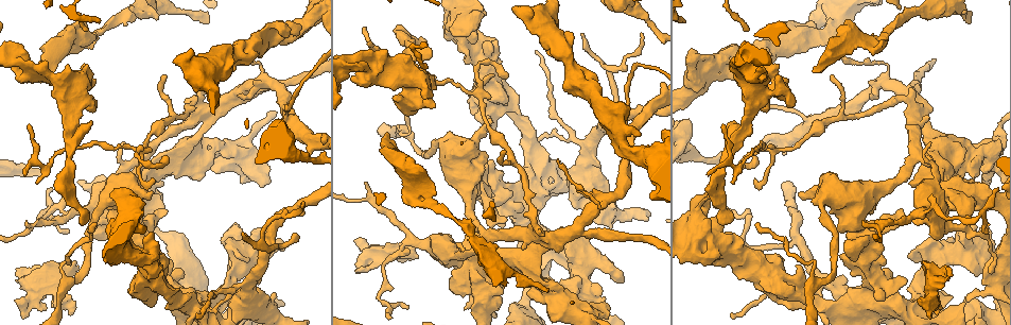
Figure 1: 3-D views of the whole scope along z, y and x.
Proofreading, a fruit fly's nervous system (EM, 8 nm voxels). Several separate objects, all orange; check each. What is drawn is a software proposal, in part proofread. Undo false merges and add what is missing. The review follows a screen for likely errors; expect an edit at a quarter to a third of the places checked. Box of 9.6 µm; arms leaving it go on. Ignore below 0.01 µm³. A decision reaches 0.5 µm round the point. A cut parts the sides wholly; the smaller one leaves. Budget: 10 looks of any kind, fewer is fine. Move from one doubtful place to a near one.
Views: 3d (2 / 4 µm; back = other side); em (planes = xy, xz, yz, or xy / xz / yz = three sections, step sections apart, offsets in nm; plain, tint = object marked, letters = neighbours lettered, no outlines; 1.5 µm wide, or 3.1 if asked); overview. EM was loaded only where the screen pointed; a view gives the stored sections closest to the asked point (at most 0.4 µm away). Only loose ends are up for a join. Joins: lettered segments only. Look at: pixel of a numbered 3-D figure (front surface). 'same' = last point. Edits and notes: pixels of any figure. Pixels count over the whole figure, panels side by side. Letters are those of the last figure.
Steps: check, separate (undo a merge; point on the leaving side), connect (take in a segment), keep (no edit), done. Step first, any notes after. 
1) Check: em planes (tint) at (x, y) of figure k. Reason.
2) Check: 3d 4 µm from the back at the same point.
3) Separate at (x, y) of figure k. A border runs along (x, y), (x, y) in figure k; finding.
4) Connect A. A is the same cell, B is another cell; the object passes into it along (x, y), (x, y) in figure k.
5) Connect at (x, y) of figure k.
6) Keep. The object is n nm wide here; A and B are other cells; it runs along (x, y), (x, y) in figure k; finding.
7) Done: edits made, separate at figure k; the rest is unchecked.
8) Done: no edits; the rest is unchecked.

Check: em planes (letters) at (405, 202) of figure 1. Branch stops here.

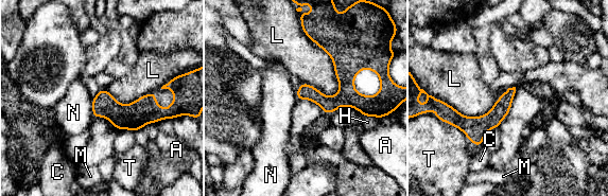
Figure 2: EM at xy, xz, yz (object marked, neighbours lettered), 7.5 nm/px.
Keep. A, C, H, L, M, N and T are other cells; a border runs along (299, 23), (332, 61), (332, 96) in figure 2; none of them fits.

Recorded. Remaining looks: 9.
Check: em xz step 4 (tint) at (473, 239) of figure 1. Thick turns thin.

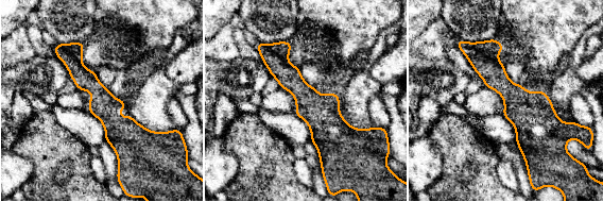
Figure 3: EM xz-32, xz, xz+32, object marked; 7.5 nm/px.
Check: em planes (letters) at the same point. Cut it another way.

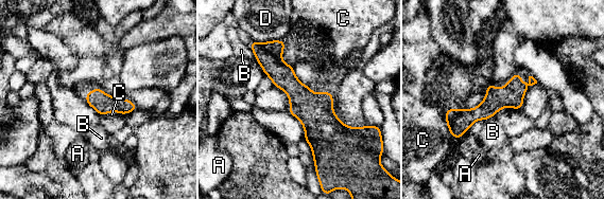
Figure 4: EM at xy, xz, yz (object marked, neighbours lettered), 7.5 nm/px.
Keep. The object is 160 nm wide here; A, B, C and D are other cells; it runs along (266, 44), (320, 121), (322, 158) in figure 4; one neuron here.

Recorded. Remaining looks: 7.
Check: 3d 4 µm at (521, 280) of figure 1. Thick turns thin.

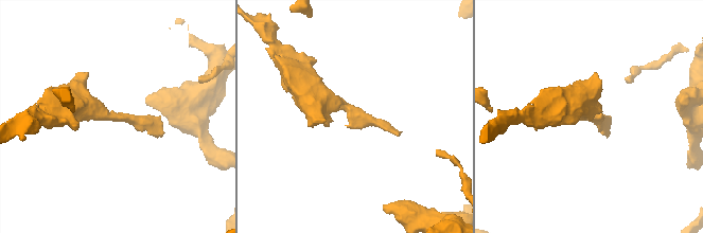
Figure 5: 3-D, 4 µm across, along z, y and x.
Check: em xz step 8 (letters) at (354, 115) of figure 5.

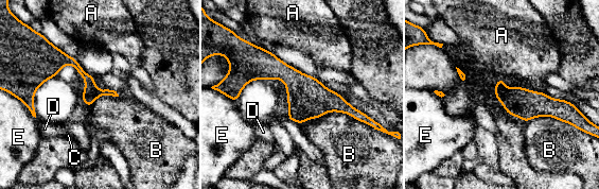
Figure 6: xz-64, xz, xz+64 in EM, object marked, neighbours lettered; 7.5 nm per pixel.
Keep. The longest contact is with B, 550 nm; A, B, C, D and E are other cells; a border runs along (493, 87), (501, 78), (544, 91) in figure 6; continuous, no second neuron.

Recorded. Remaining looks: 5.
Check: 3d 4 µm from the back at (374, 253) of figure 1. Four-way junction.

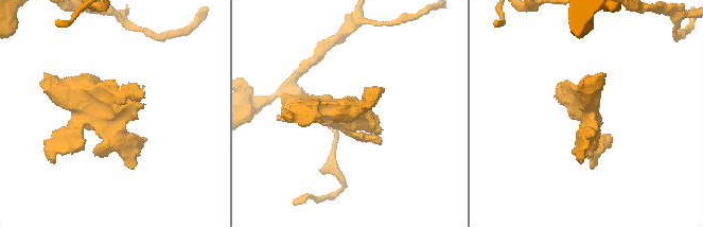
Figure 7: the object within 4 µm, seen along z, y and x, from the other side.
Check: em planes (letters) at (113, 107) of figure 7.

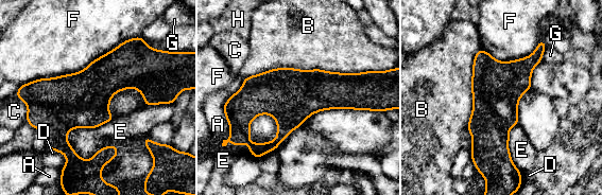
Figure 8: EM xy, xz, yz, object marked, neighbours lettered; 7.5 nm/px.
Keep. A, B, C, D, E, F, G and H are other cells; a border runs along (116, 118), (71, 128), (66, 139) in figure 8; all the same neuron.

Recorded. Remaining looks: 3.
Done: no edits; the rest is unchecked.

